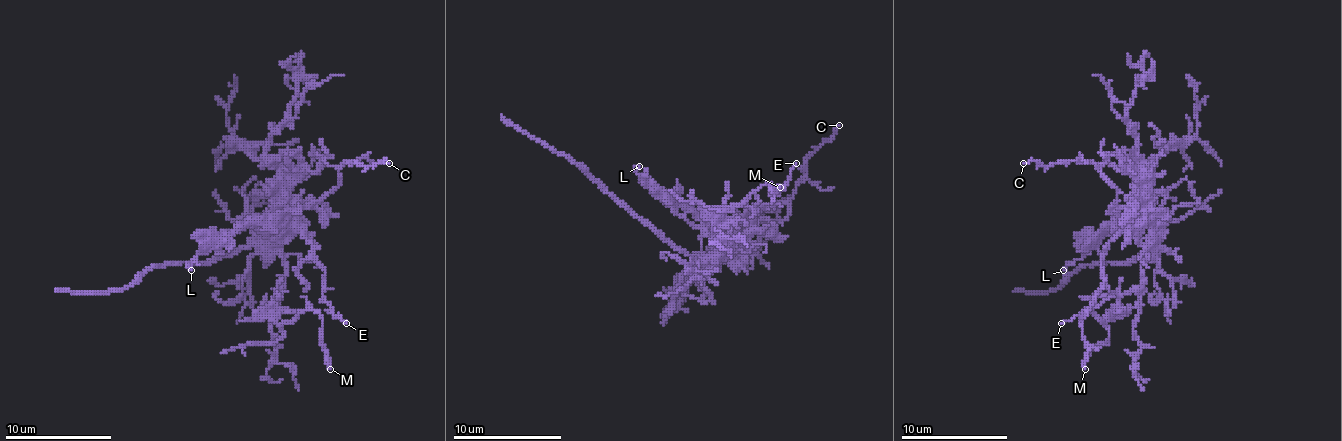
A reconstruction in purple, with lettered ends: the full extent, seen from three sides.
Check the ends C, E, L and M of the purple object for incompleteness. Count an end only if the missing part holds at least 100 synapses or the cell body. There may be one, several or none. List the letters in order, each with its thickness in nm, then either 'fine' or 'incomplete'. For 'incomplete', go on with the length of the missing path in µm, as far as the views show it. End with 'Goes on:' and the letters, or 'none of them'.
C: 140 nm | fine
E: 120 nm | fine
L: 220 nm | fine
M: 120 nm | fine
Goes on: none of them

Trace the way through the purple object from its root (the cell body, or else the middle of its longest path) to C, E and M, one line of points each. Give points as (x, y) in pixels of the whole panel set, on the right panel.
C: (1152, 246), (1154, 235), (1120, 211), (1117, 190), (1093, 163), (1023, 163)
E: (1152, 246), (1133, 233), (1120, 233), (1109, 243), (1101, 262), (1103, 286), (1095, 302), (1082, 315), (1061, 323)
M: (1152, 246), (1141, 257), (1141, 283), (1103, 321), (1090, 310), (1082, 313), (1085, 369)

